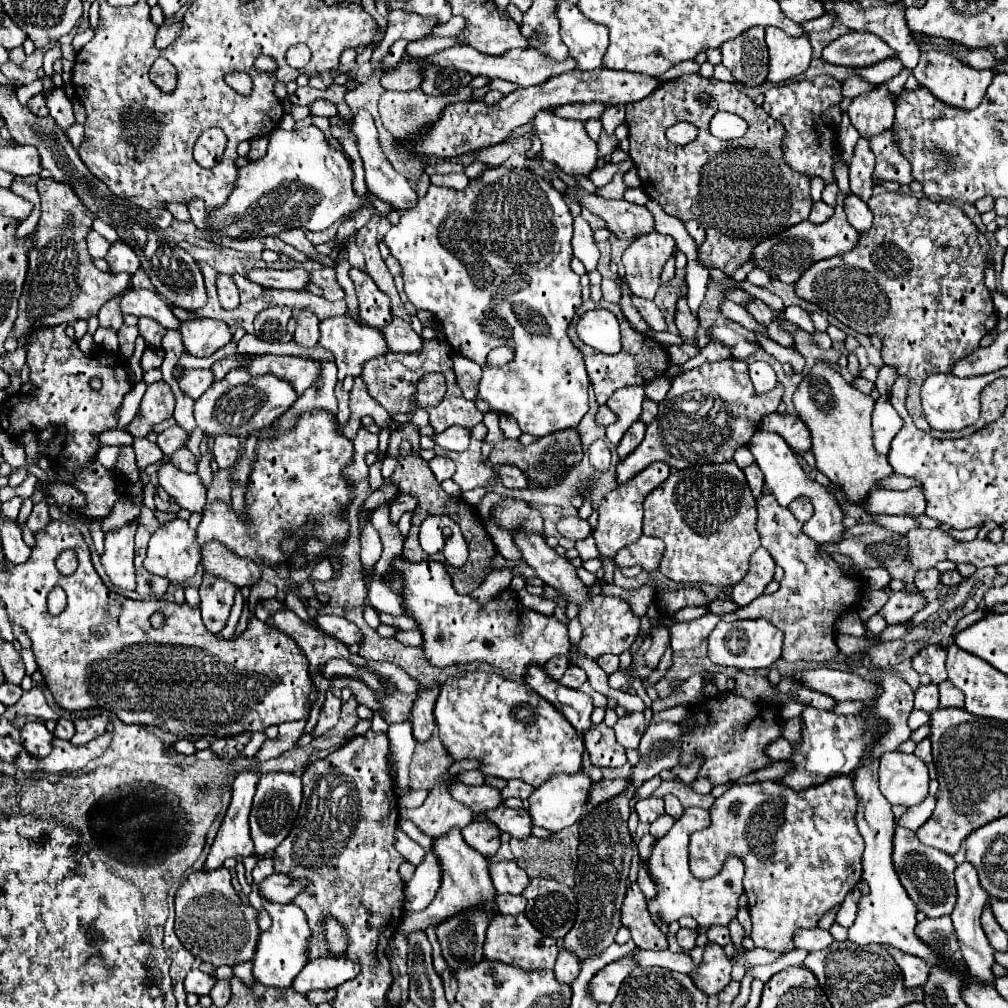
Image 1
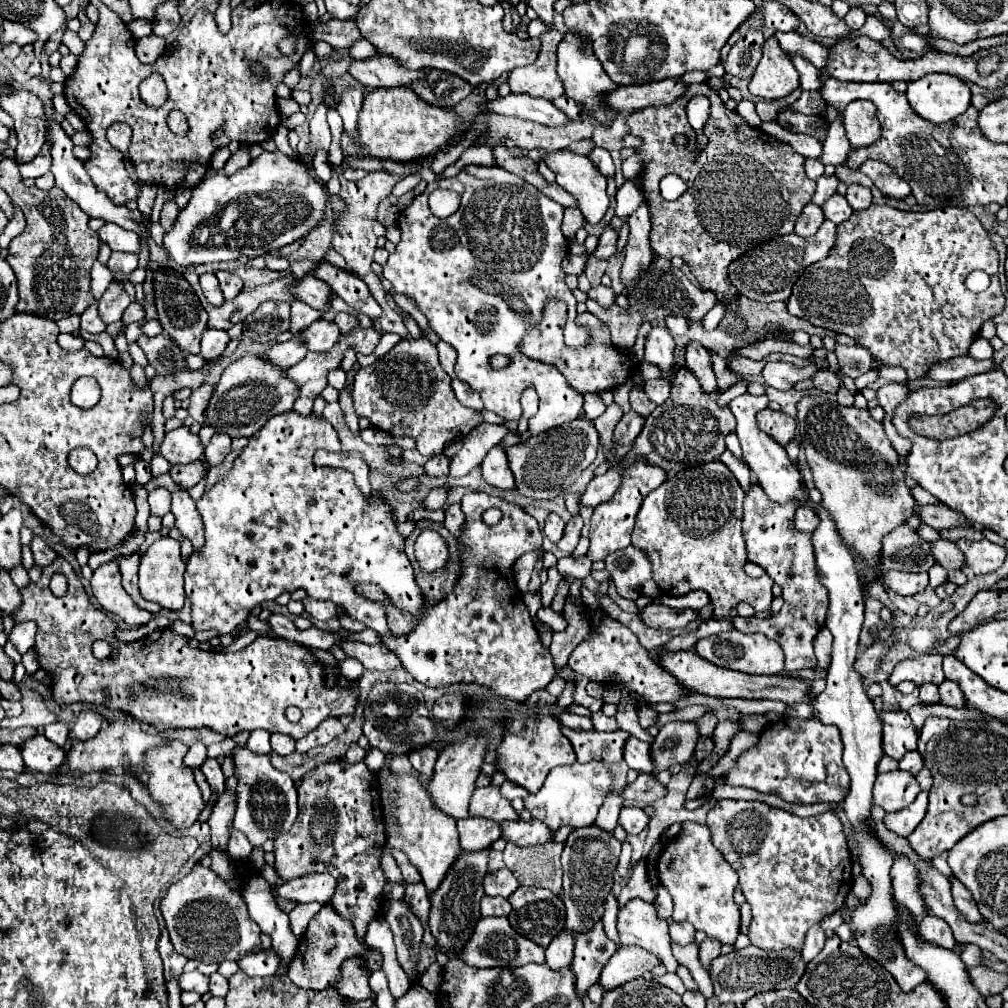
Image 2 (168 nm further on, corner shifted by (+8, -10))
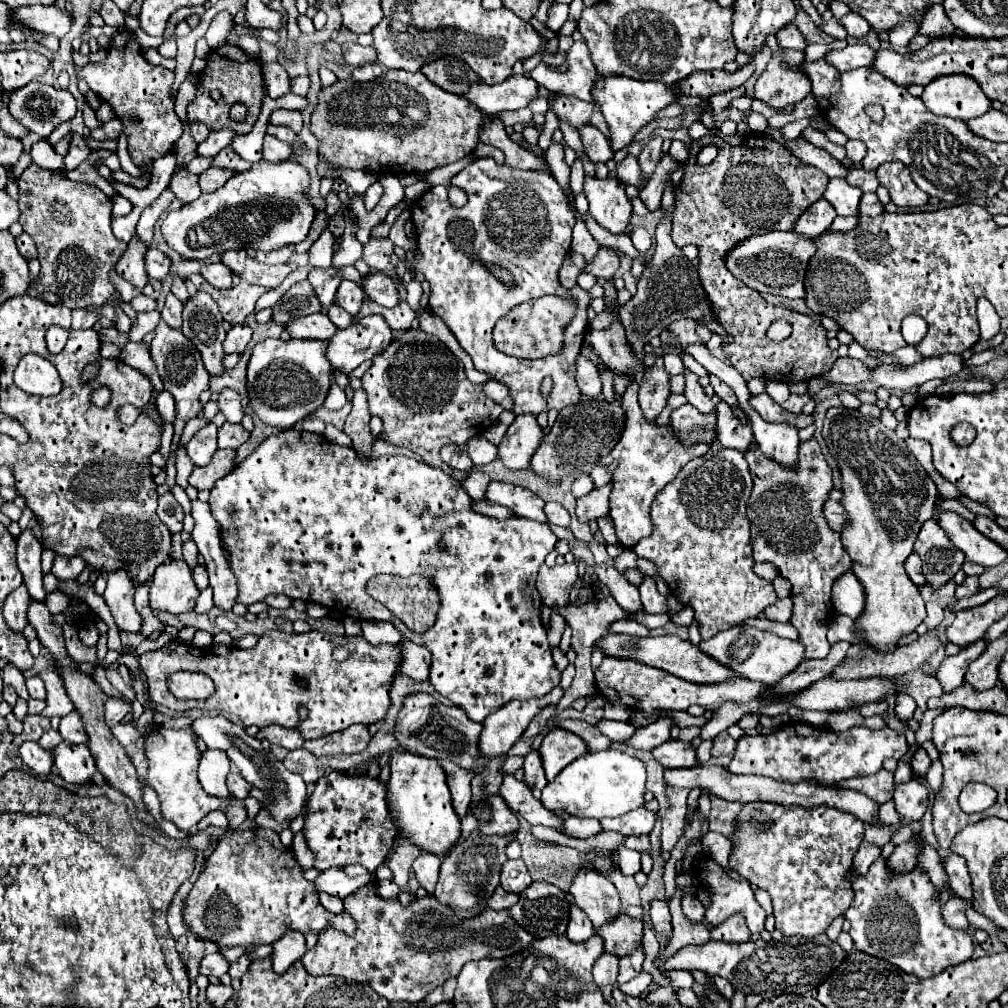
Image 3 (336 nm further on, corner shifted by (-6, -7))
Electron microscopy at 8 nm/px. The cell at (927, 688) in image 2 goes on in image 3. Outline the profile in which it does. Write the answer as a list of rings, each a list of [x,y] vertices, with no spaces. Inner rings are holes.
[[[979,639],[979,641],[971,643],[971,645],[967,645],[965,649],[961,649],[957,655],[945,657],[945,661],[939,665],[939,671],[937,671],[939,683],[943,685],[945,693],[953,691],[955,687],[959,687],[963,683],[969,663],[975,661],[983,653],[985,647],[987,647],[987,641]]]

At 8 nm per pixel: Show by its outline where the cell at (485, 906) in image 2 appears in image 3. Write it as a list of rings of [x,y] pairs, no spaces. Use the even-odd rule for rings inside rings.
[[[499,887],[499,889],[495,889],[495,893],[489,897],[487,905],[489,905],[491,909],[509,909],[509,907],[513,907],[517,901],[519,901],[519,895],[517,895],[517,893],[507,893],[503,887]]]

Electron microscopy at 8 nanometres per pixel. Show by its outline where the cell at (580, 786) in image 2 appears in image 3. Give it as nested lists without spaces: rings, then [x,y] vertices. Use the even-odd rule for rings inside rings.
[[[609,747],[605,751],[585,753],[583,757],[567,765],[555,777],[555,781],[547,783],[541,795],[541,803],[553,813],[563,811],[575,817],[595,817],[595,819],[619,817],[623,813],[643,807],[645,779],[647,779],[647,773],[645,773],[643,761],[639,761],[637,757],[631,757],[629,753]]]

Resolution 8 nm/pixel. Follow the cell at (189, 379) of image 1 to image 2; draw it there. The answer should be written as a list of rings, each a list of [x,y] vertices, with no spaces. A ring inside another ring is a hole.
[[[203,384],[203,386],[195,388],[195,390],[191,392],[191,396],[189,396],[189,408],[187,408],[187,412],[189,412],[189,416],[191,416],[195,422],[199,422],[199,424],[205,422],[203,412],[205,412],[205,408],[207,408],[207,402],[209,402],[211,394],[213,394],[213,386],[211,386],[211,384]]]

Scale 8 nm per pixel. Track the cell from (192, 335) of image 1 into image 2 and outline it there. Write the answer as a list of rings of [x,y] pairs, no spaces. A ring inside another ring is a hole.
[[[209,328],[209,330],[203,332],[199,356],[201,356],[203,360],[213,360],[213,358],[217,358],[217,356],[223,354],[227,342],[229,342],[227,332],[223,332],[223,330],[211,330],[211,328]]]

